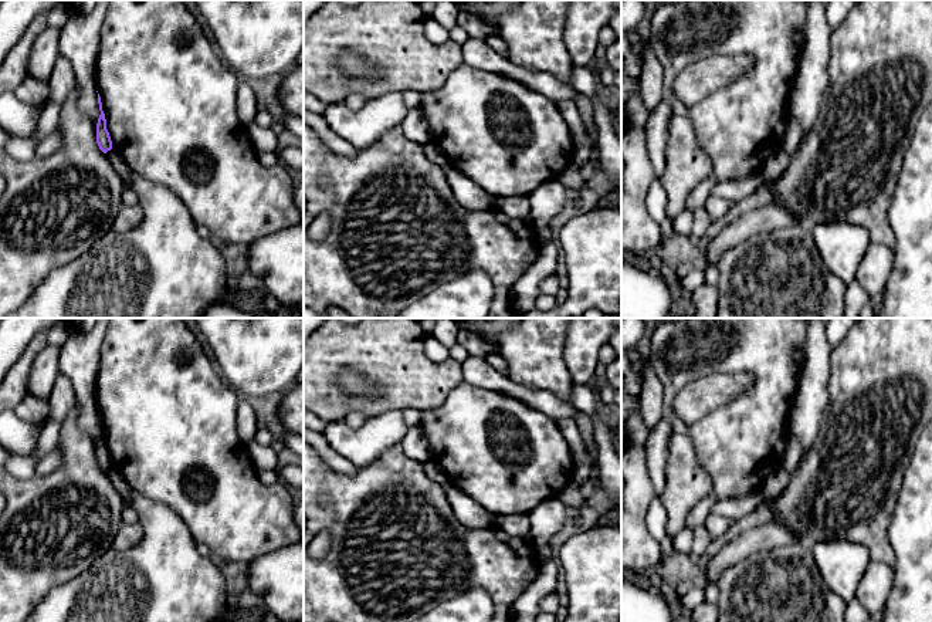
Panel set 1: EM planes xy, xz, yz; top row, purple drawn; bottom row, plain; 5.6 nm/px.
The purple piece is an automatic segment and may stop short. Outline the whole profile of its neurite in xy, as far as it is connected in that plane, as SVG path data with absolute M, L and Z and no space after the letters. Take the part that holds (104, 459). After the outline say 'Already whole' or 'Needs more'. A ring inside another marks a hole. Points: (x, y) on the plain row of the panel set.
M98 412L98 422L99 422L101 433L99 433L98 442L96 442L96 462L98 462L99 467L104 471L106 471L108 469L112 467L112 459L111 459L109 450L106 447L106 437L105 437L105 432L102 429L102 420L101 420L99 412Z. Already whole

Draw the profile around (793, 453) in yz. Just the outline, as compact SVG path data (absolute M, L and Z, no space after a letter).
M790 435L789 443L787 443L787 447L784 452L783 466L787 470L793 470L797 466L797 463L800 462L800 459L803 457L803 452L804 452L804 449L803 449L801 442L794 435Z

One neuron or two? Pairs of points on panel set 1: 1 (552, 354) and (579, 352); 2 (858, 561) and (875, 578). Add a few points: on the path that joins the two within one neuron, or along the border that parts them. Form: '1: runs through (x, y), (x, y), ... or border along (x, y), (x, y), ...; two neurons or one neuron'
1: border along (565, 333), (563, 362), (575, 384); two neurons
2: border along (871, 563), (854, 597); two neurons

